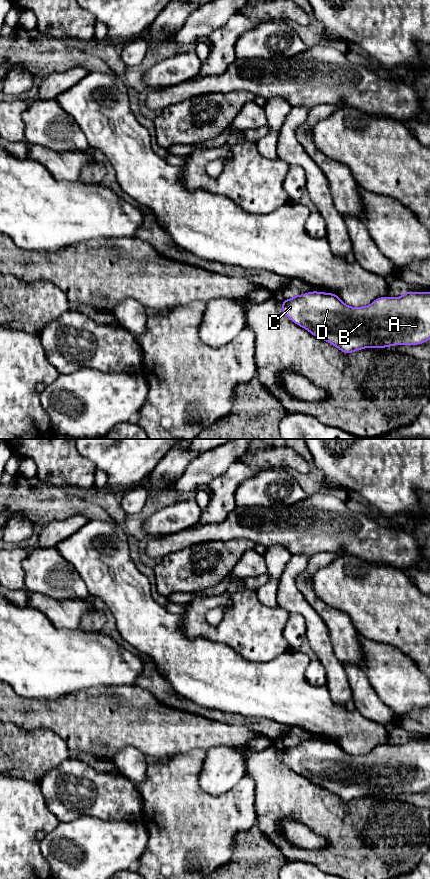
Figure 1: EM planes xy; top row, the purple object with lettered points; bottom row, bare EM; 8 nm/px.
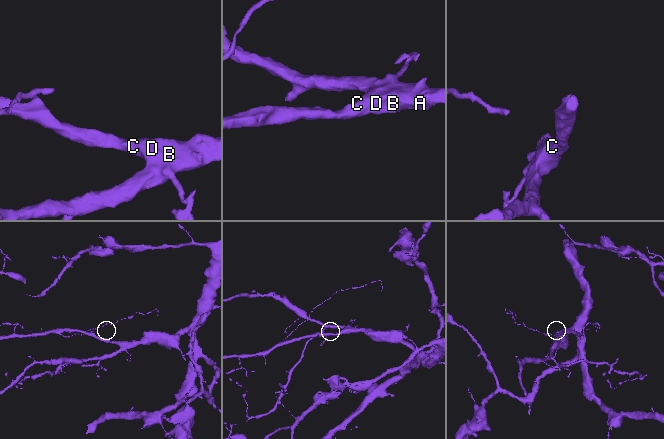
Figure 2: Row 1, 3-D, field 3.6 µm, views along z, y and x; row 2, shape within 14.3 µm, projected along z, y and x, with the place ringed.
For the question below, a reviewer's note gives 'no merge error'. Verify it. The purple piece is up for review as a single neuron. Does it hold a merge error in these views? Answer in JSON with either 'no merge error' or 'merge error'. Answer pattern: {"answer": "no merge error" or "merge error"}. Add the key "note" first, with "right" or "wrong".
{"note": "right", "answer": "no merge error"}

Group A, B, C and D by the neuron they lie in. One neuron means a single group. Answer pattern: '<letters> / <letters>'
A B C D

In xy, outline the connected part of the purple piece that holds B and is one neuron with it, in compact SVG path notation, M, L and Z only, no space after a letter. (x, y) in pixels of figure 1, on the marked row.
M407 290L400 297L378 297L370 305L362 307L349 306L338 295L319 291L310 291L302 295L295 294L291 299L282 299L282 302L280 310L291 322L347 355L365 348L388 348L393 345L412 346L430 340L430 292Z

